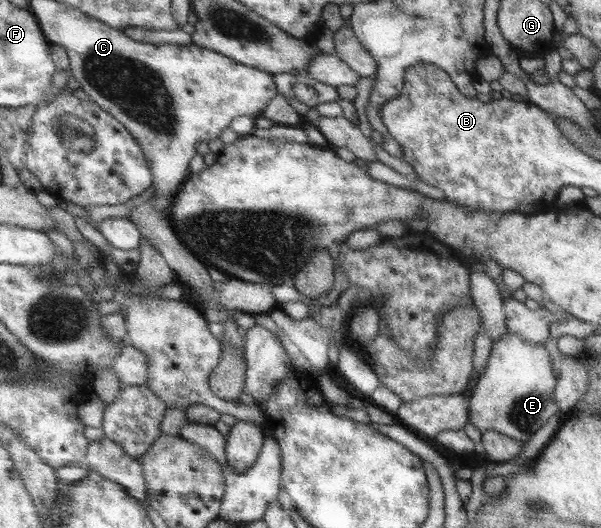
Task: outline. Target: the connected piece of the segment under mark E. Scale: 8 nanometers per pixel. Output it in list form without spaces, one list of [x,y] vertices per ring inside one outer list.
[[[509,331],[492,343],[492,347],[485,371],[473,382],[470,423],[481,431],[494,429],[527,443],[555,413],[561,413],[554,394],[558,379],[553,371],[554,359],[551,359],[544,344],[531,345],[521,335]]]

